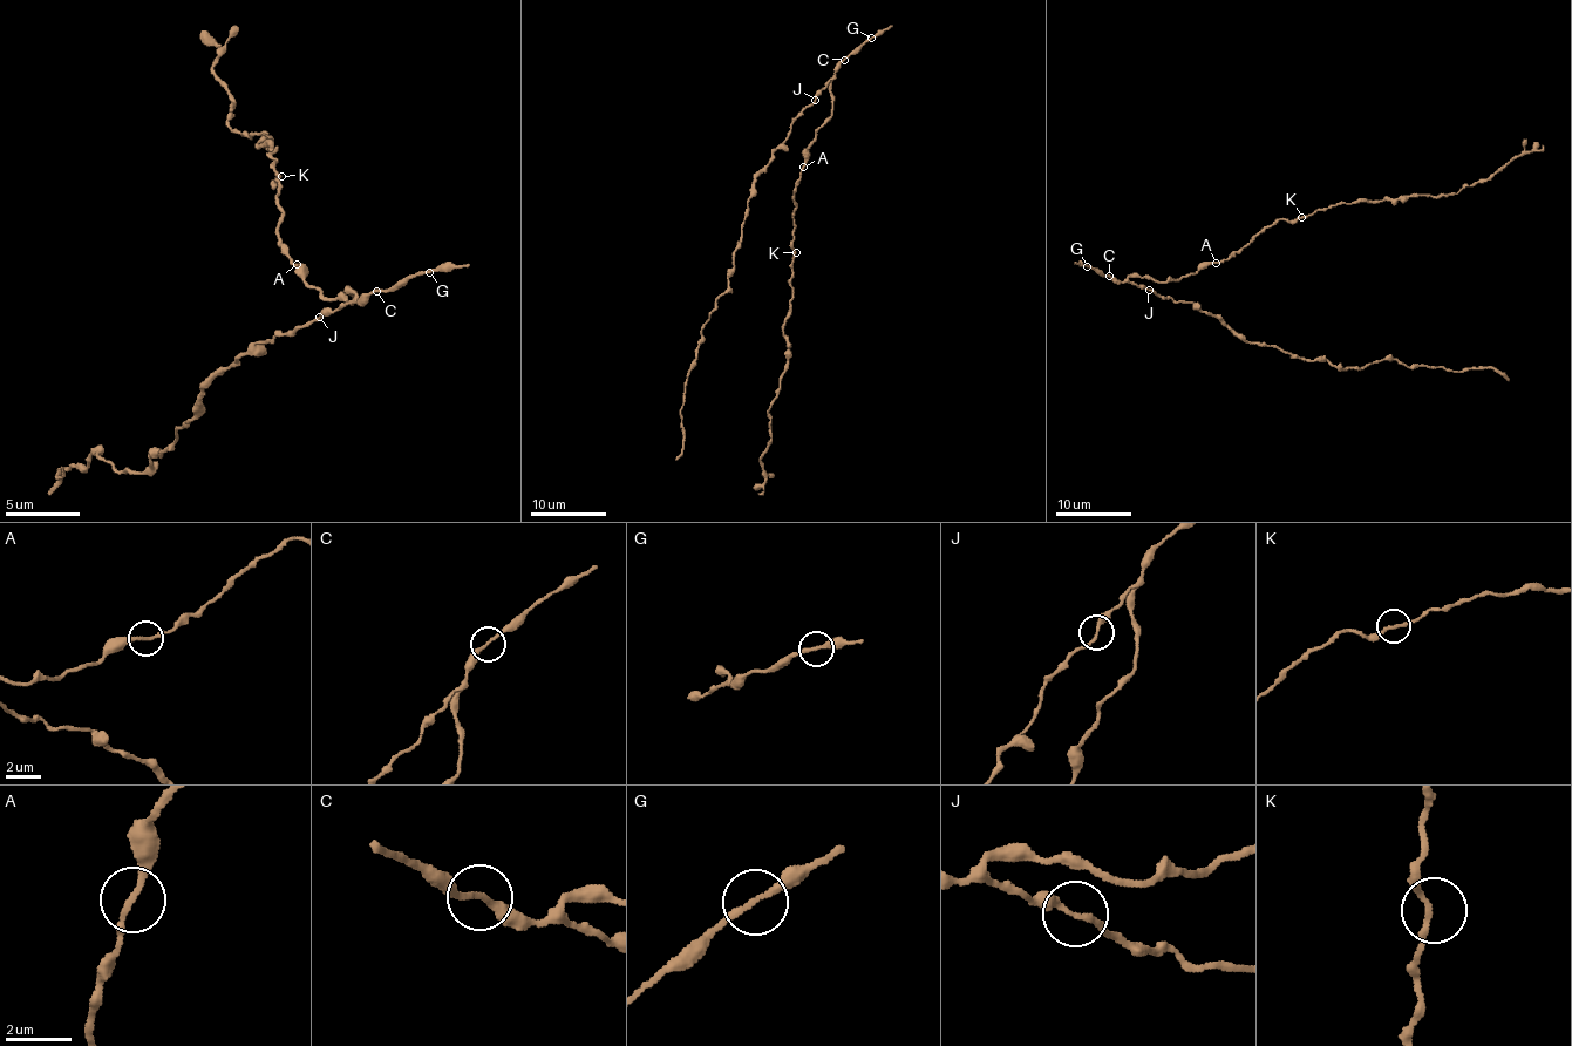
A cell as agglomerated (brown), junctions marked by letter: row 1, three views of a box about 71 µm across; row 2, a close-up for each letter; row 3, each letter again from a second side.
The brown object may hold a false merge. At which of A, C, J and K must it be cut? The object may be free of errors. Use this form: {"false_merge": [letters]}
{"false_merge": []}

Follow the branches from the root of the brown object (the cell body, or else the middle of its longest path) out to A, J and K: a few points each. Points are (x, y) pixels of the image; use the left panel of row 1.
A: (348, 294), (352, 294), (352, 301), (326, 298), (304, 279), (304, 269), (297, 264)
J: (348, 294), (352, 298), (348, 301), (337, 308), (326, 308), (319, 317)
K: (348, 294), (352, 301), (326, 298), (285, 253), (278, 238), (278, 180), (274, 183), (281, 176)

